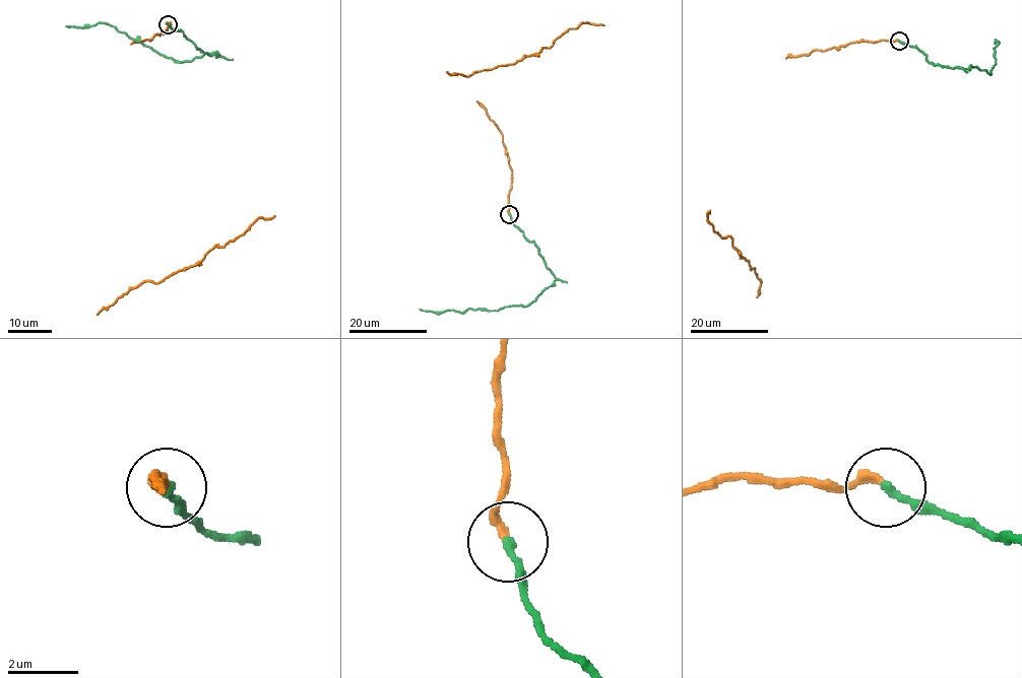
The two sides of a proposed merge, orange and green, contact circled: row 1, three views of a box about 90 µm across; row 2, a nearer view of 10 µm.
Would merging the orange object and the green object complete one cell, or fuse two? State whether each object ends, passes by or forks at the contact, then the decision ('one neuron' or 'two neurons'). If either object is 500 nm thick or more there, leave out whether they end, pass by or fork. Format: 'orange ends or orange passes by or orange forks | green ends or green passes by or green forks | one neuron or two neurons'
orange ends | green ends | two neurons

